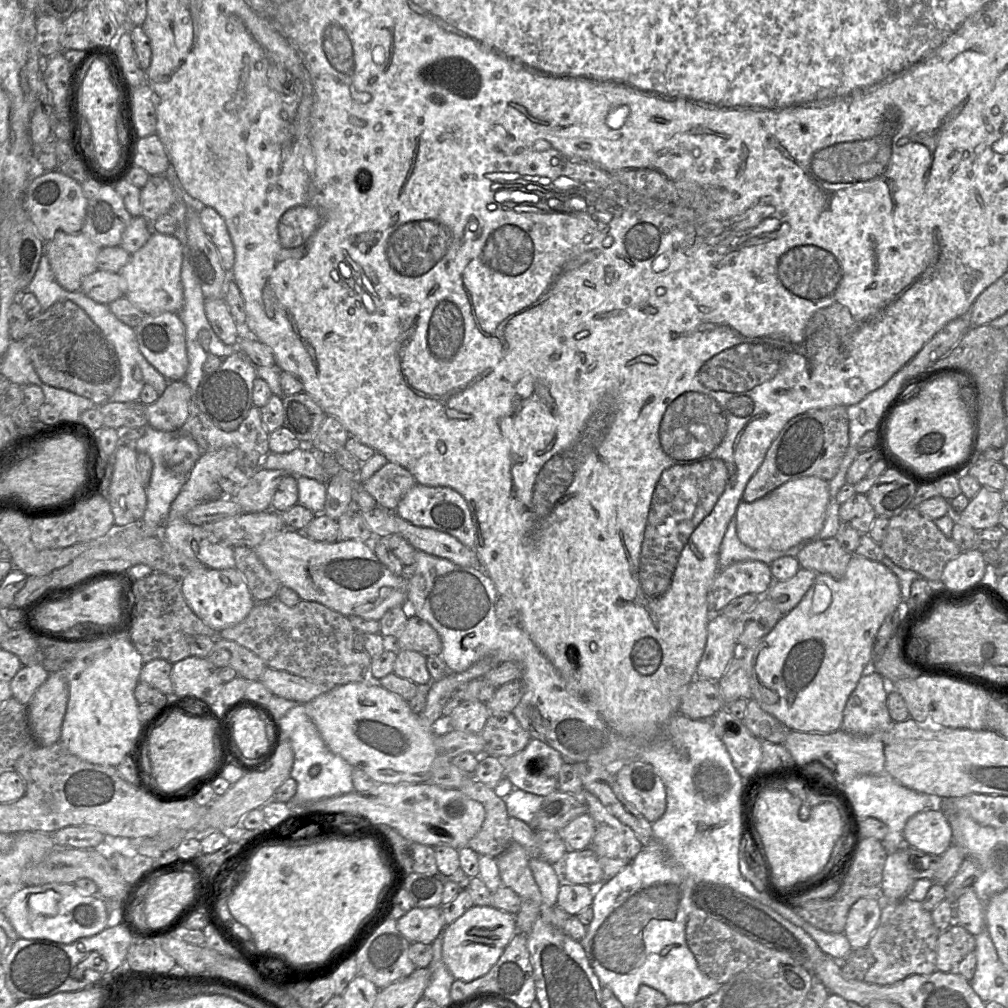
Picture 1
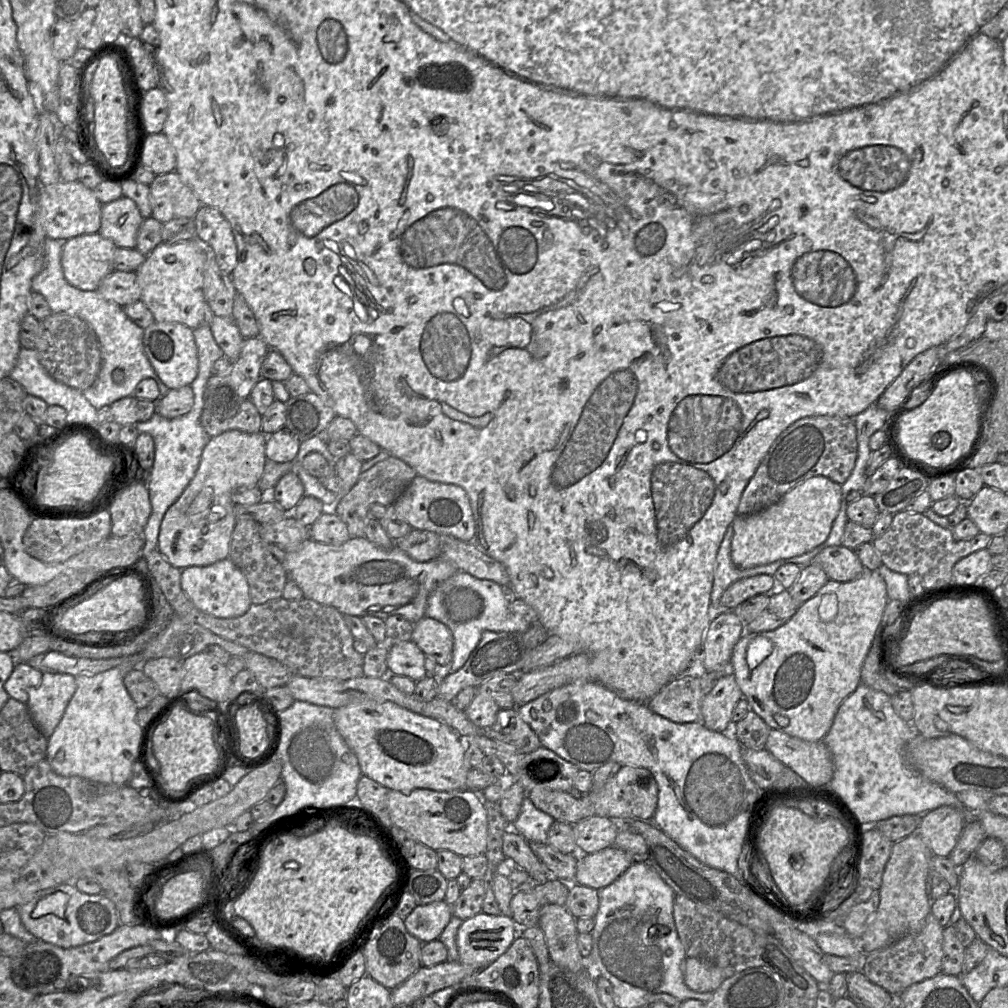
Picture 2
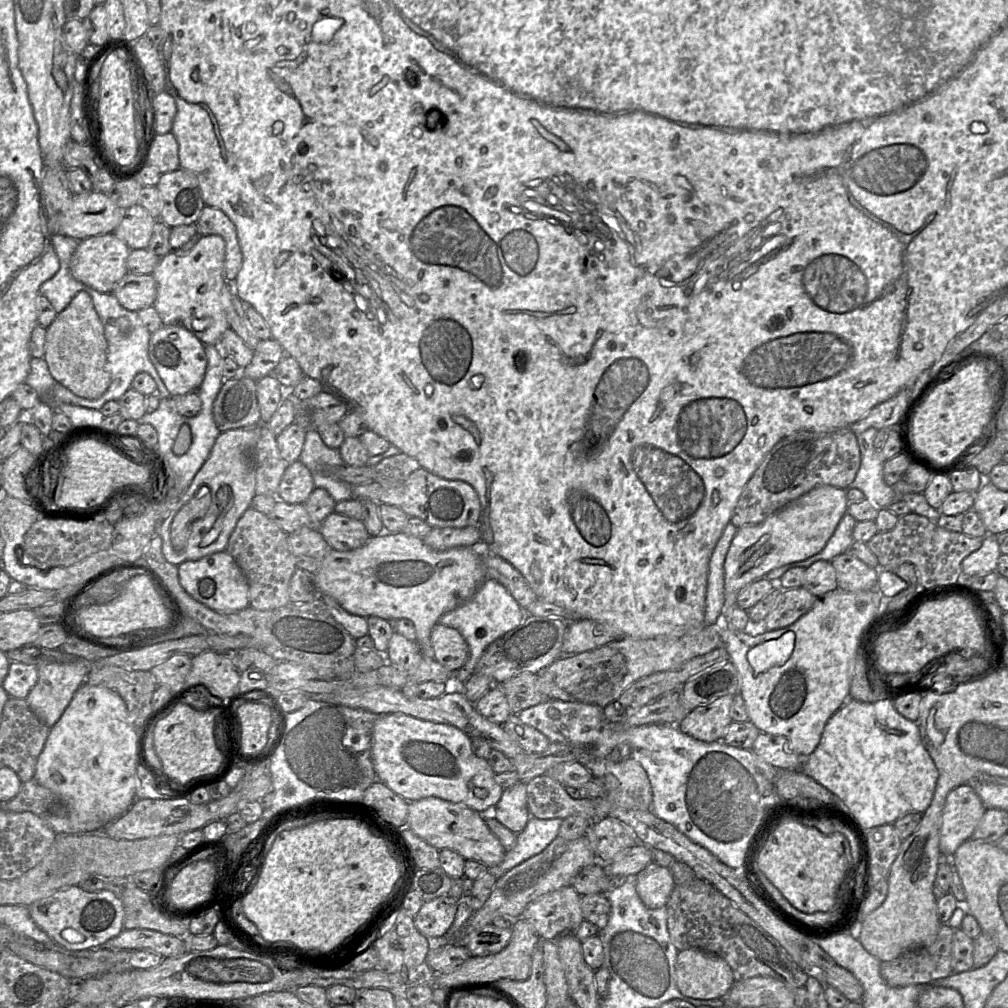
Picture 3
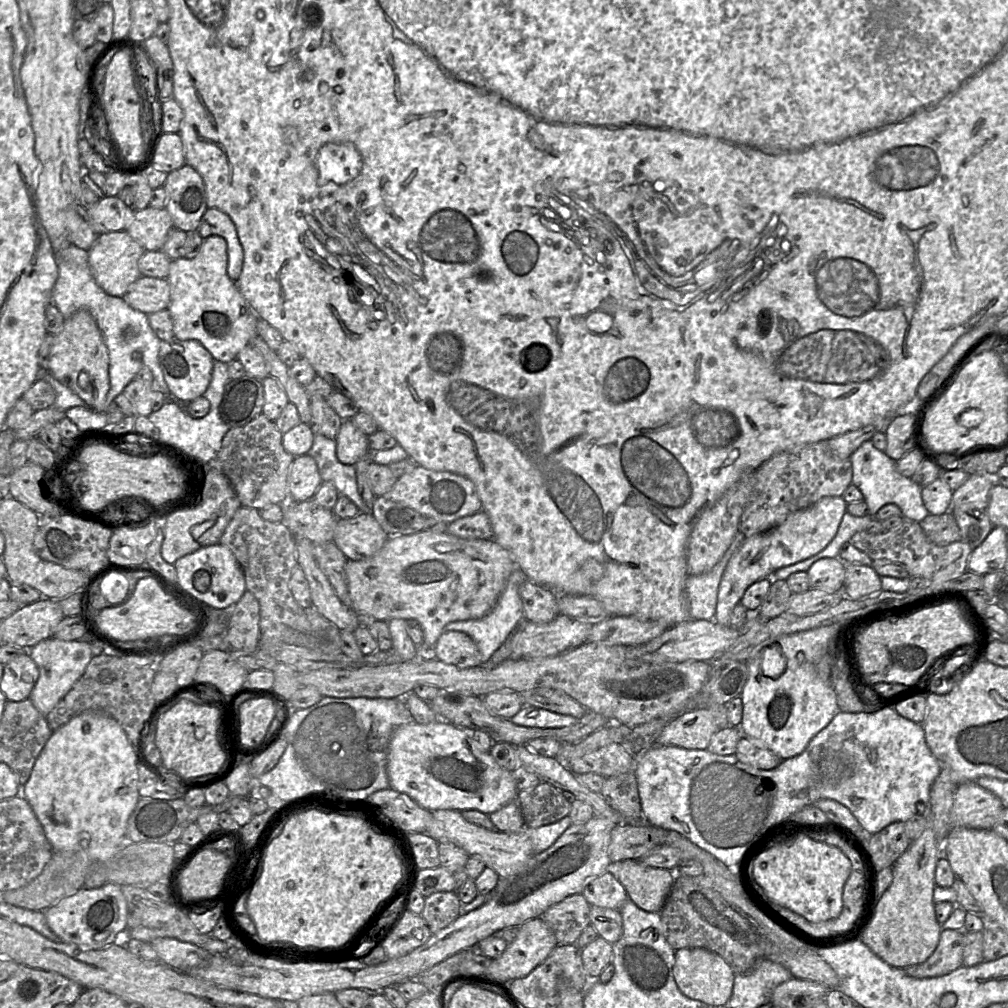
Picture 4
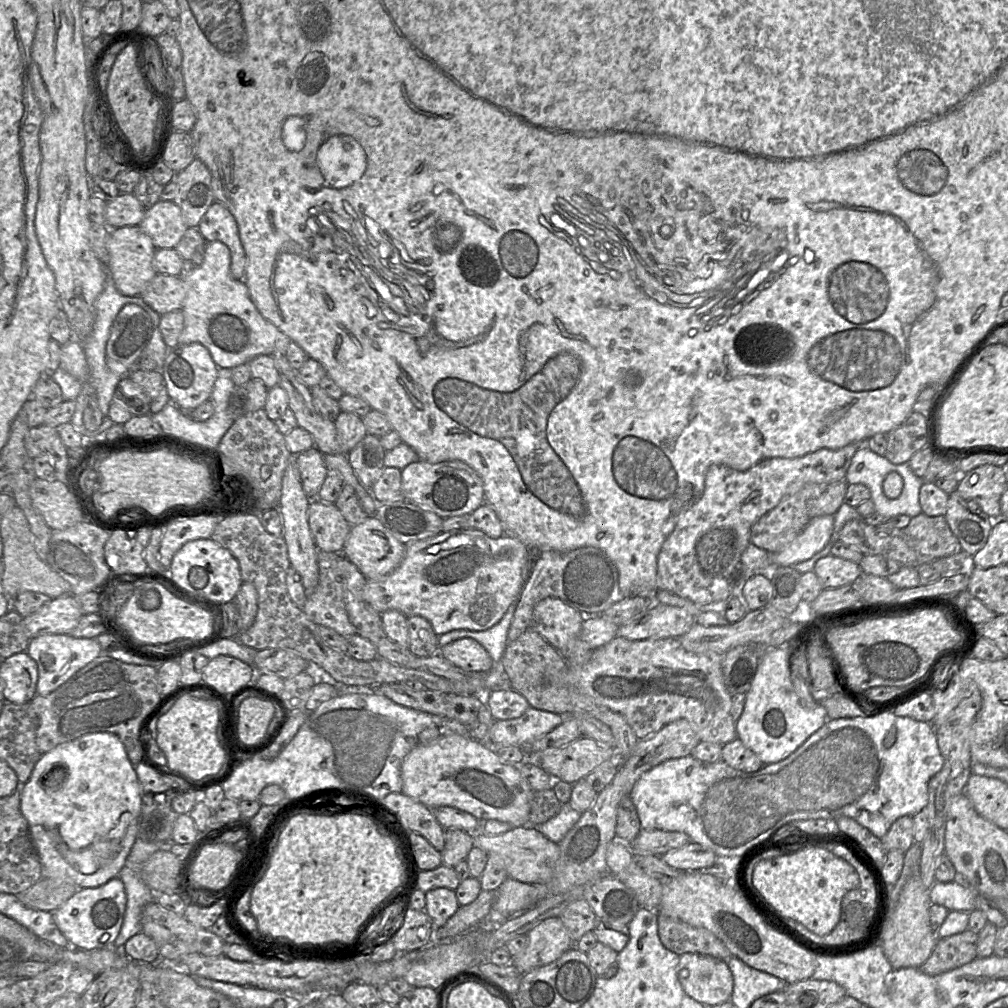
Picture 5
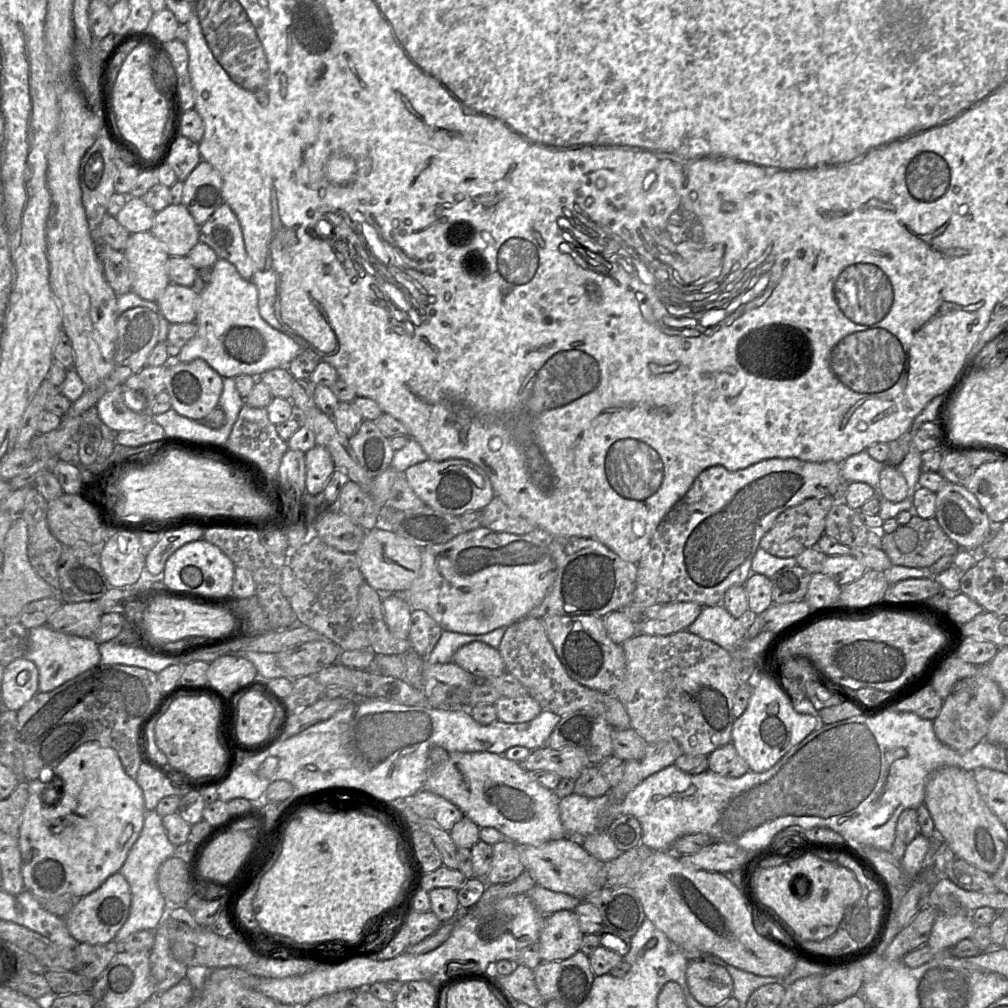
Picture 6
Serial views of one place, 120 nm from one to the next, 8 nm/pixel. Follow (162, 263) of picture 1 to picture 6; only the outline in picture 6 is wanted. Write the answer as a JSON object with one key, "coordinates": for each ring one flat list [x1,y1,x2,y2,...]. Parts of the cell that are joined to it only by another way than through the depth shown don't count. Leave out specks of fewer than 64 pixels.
{"coordinates":[[218,258,218,260,213,266,213,274,211,282,204,288,204,290,200,293,200,295,198,295,198,312,195,323,198,326,196,335,182,347,178,356,171,361,180,361,188,363,197,358,201,358,205,360,208,363,208,365,211,368,213,368,223,378,235,378,240,374,247,374,254,377,259,377,268,370,279,367,287,367,287,365,303,351,300,344,293,337,274,329,260,316,258,309,258,290,256,285,253,283,252,280,245,280,244,278,242,278,241,275,238,273,236,267,229,261,222,258]]}

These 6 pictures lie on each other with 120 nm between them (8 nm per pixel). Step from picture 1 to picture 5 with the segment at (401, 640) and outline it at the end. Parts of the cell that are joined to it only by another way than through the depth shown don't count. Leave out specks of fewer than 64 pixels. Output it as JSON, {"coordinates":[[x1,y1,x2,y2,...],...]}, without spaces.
{"coordinates":[[472,638,457,639,439,648,437,653,454,666,469,672,488,672,495,664,486,649]]}

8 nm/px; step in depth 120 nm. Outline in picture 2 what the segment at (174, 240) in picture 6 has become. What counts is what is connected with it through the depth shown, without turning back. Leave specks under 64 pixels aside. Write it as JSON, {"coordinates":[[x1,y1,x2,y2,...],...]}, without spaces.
{"coordinates":[[123,195,102,205,99,233,111,239,117,247,133,249,143,221,136,203]]}

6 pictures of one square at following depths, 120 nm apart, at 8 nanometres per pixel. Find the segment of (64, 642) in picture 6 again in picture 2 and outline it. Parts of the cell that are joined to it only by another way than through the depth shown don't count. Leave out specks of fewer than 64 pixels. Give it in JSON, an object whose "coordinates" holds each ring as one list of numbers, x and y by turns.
{"coordinates":[[45,672,40,684,30,691,27,708,39,731,49,738,60,723,76,691,76,677]]}

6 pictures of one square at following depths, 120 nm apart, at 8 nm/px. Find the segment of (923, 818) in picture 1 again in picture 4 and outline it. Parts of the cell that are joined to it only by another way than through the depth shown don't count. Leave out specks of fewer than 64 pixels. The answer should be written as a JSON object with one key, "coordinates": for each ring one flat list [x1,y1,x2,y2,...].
{"coordinates":[[976,781,958,785,951,808,951,828,992,829,1005,806,992,792,979,786]]}

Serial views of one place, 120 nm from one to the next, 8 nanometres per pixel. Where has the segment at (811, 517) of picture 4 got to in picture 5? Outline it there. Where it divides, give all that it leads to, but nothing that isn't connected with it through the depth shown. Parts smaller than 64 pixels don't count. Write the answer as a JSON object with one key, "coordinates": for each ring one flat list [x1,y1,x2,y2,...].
{"coordinates":[[834,515,814,518,787,547,771,554,775,566,794,566,824,549,834,528]]}

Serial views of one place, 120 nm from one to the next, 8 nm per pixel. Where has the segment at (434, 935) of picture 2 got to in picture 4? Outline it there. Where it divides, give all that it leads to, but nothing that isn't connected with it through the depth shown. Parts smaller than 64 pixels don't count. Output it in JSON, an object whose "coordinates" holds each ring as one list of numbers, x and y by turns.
{"coordinates":[[455,891,436,892,426,897,421,916,432,934,454,922,462,914,462,903]]}

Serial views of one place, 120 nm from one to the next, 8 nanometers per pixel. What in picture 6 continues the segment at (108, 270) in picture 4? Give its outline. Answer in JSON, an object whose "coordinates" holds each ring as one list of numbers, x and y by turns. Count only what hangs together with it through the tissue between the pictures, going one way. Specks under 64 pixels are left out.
{"coordinates":[[144,231,131,234,123,252,132,272,132,291,144,300,156,302,170,283,166,263,171,256,167,249,150,231]]}

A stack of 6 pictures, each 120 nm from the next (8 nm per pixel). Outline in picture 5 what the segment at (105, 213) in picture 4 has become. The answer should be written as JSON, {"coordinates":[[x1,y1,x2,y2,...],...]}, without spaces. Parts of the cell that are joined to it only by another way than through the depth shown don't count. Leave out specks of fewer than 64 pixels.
{"coordinates":[[120,193,106,204,106,226,110,229,139,226,146,209,133,193]]}

